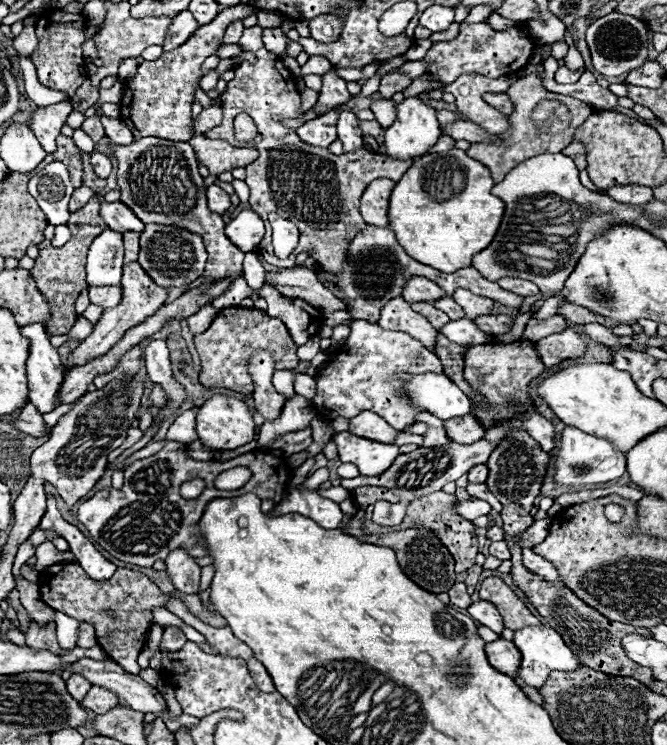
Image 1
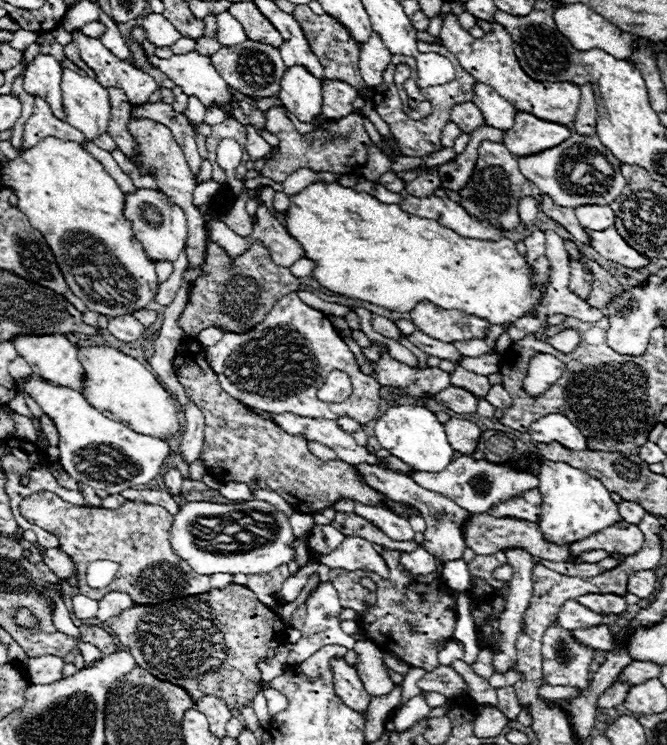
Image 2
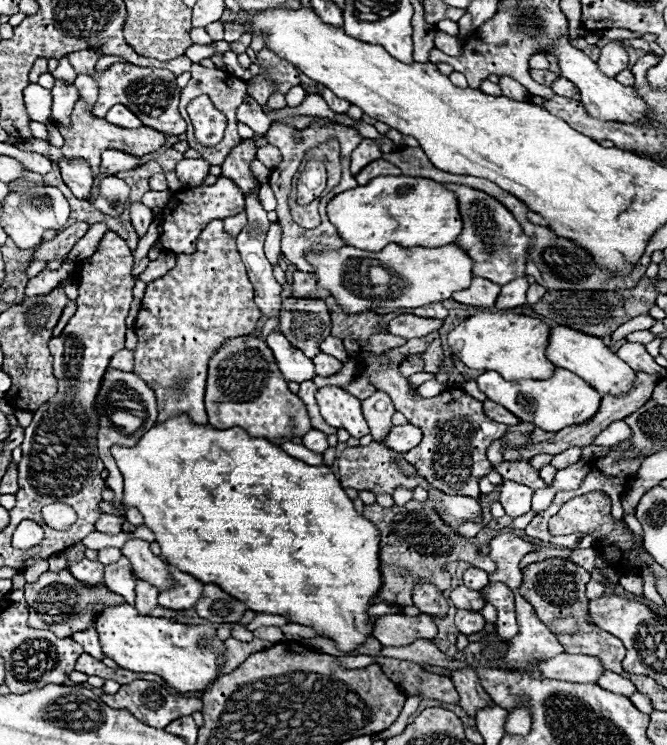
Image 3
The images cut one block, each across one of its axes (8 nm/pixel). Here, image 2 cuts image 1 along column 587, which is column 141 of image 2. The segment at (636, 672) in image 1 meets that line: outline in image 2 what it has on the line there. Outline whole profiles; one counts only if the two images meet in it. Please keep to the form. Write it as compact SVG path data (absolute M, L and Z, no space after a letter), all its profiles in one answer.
M228 584L224 590L210 590L154 606L136 604L108 620L106 626L110 626L116 638L132 652L140 668L148 670L160 680L168 680L186 688L194 700L200 700L200 696L206 694L220 696L220 700L224 700L232 710L240 710L252 704L260 684L258 662L266 656L268 650L278 648L286 640L286 626L280 616L256 600L250 588L238 584Z

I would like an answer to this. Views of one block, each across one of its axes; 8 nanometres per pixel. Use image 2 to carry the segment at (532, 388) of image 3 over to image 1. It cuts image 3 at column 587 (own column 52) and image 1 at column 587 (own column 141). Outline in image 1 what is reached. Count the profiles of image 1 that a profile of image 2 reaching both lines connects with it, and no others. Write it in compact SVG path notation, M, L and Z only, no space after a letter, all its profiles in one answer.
M566 426L558 438L558 446L550 460L552 476L558 486L580 486L580 484L604 484L620 478L626 472L624 454L614 448L614 444L606 438L590 436L580 432L574 426Z

